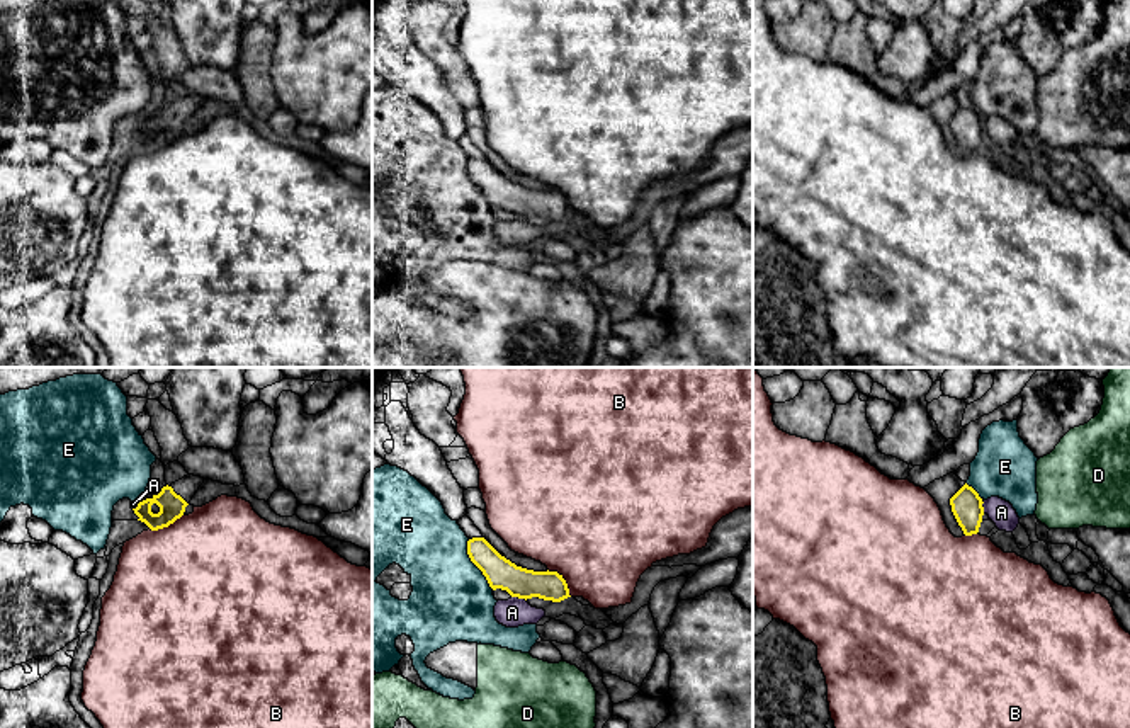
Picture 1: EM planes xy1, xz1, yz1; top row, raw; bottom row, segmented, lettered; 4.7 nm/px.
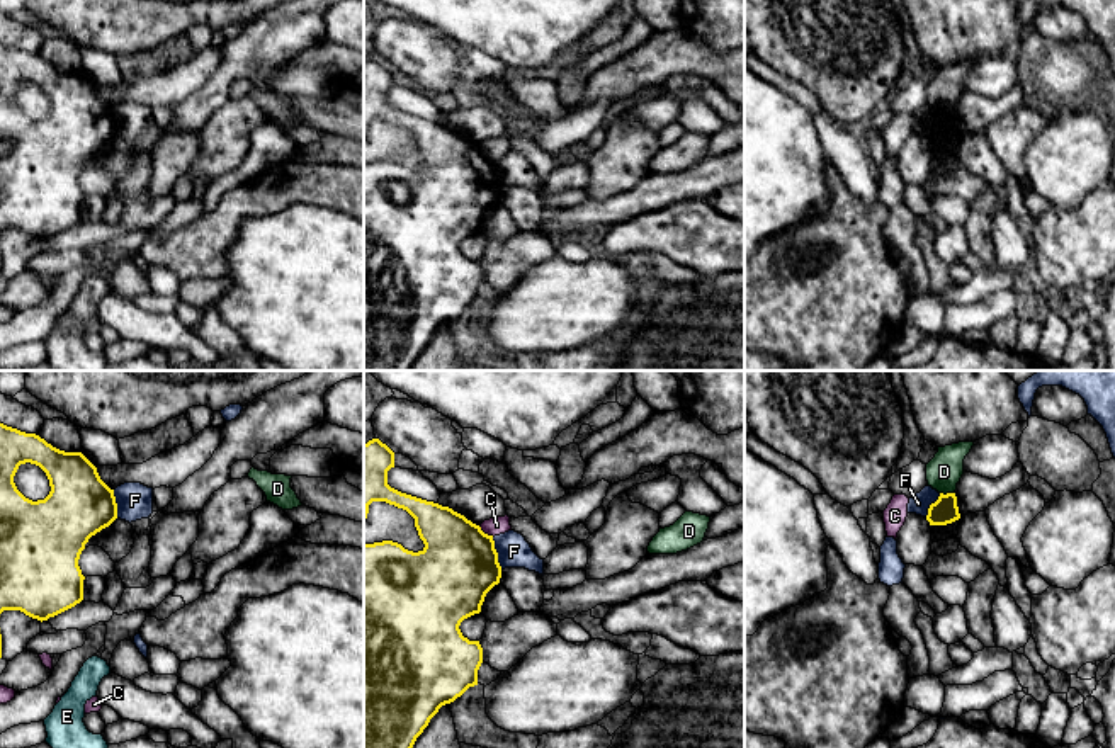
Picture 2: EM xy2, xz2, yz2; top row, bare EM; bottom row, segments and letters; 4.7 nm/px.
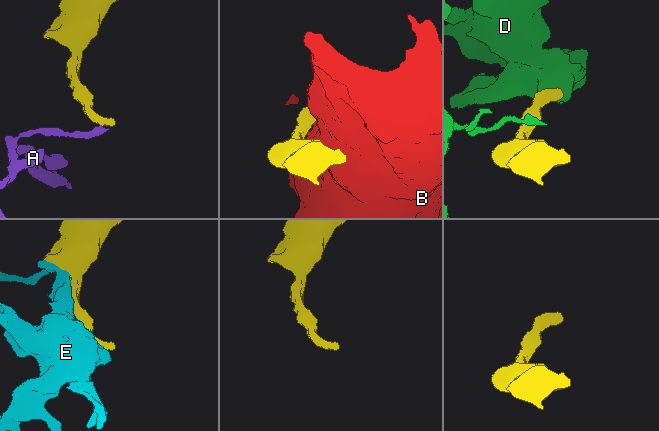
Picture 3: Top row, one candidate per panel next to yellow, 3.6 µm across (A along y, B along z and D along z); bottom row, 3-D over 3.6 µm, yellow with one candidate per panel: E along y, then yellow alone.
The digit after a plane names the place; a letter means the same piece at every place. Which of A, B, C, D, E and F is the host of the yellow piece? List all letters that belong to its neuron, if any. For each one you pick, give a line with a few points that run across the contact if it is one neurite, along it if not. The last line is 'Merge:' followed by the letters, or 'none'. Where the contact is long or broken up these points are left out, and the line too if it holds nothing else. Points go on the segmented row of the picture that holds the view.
Merge: none

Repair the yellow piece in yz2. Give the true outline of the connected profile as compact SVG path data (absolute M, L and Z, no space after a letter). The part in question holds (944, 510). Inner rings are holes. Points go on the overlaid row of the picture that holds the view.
M940 493L938 500L930 505L926 520L930 525L947 525L960 518L955 493Z

